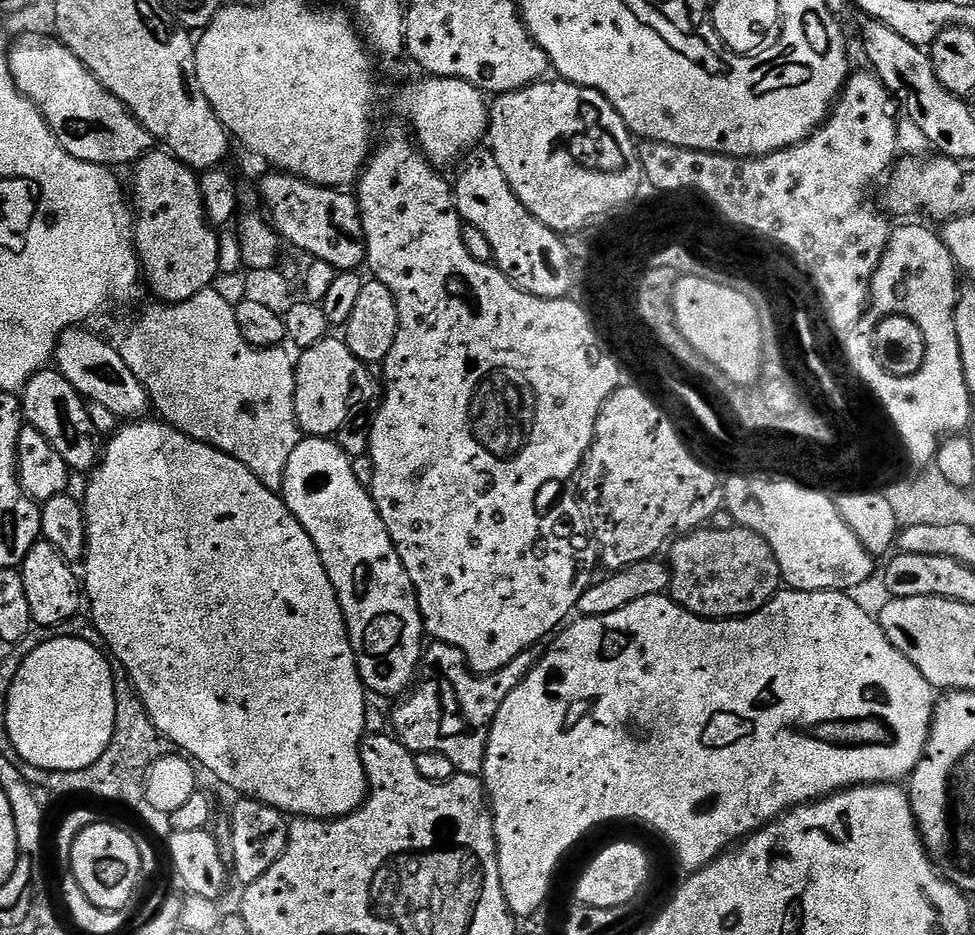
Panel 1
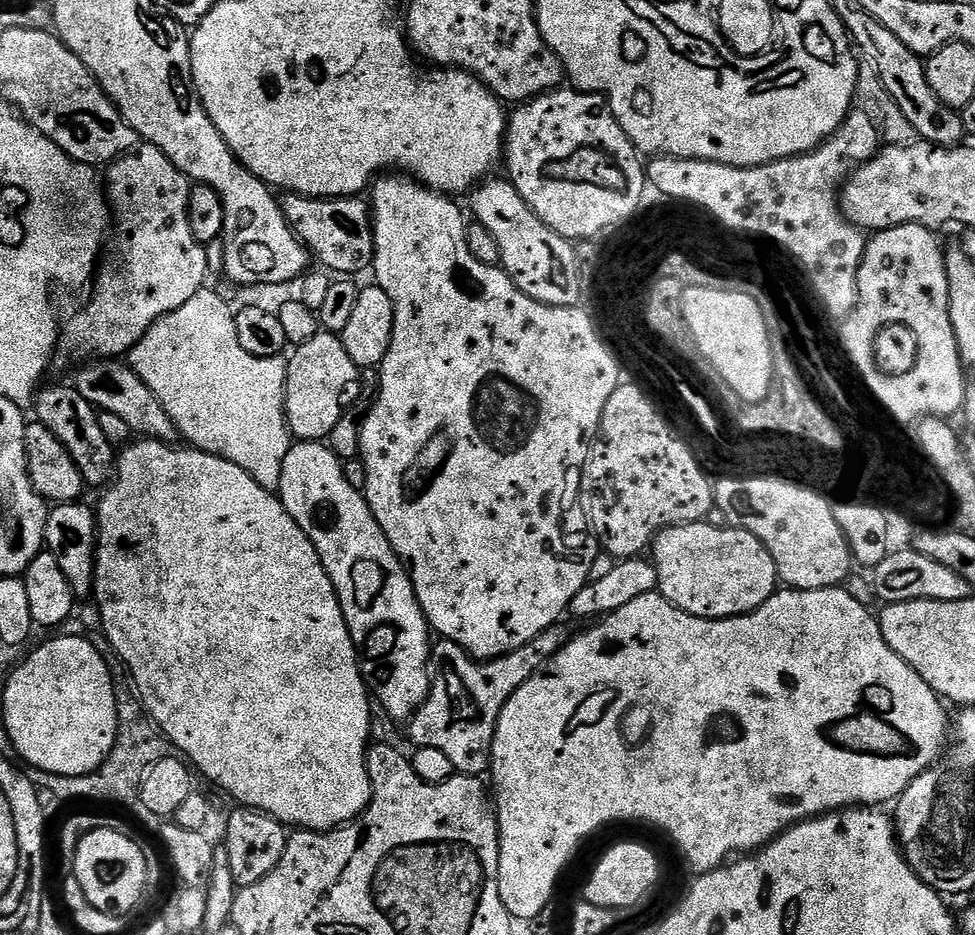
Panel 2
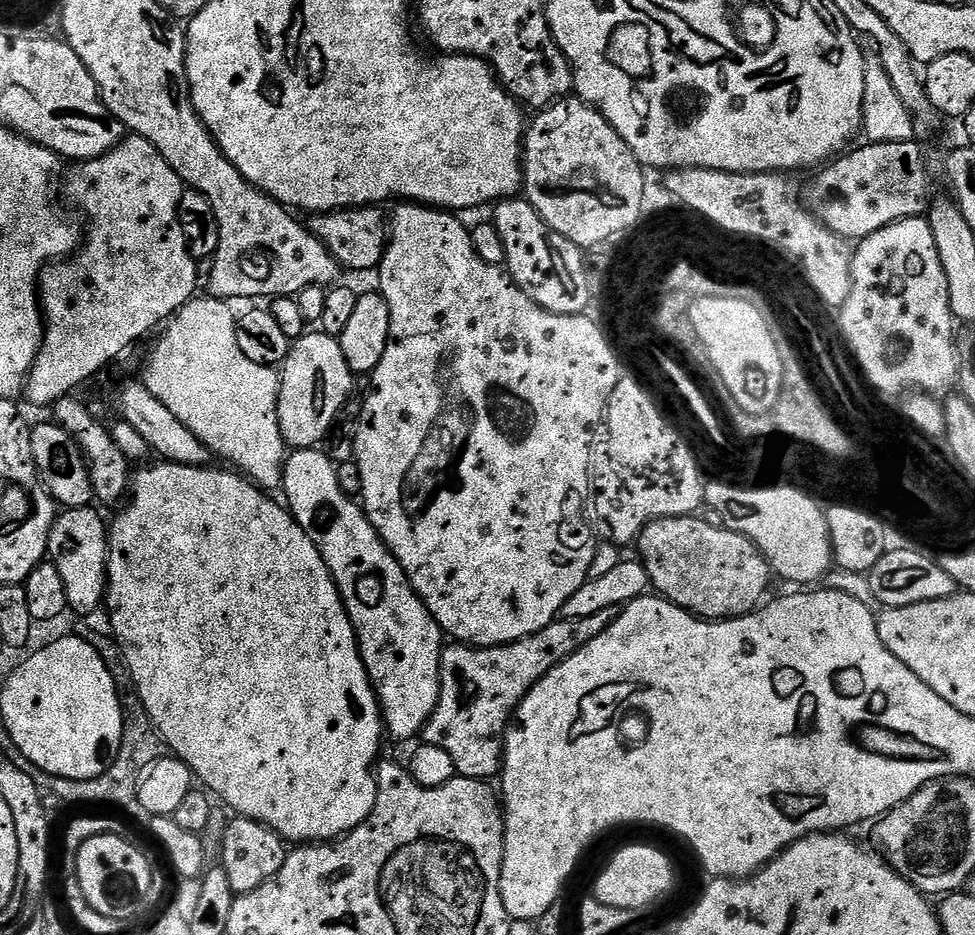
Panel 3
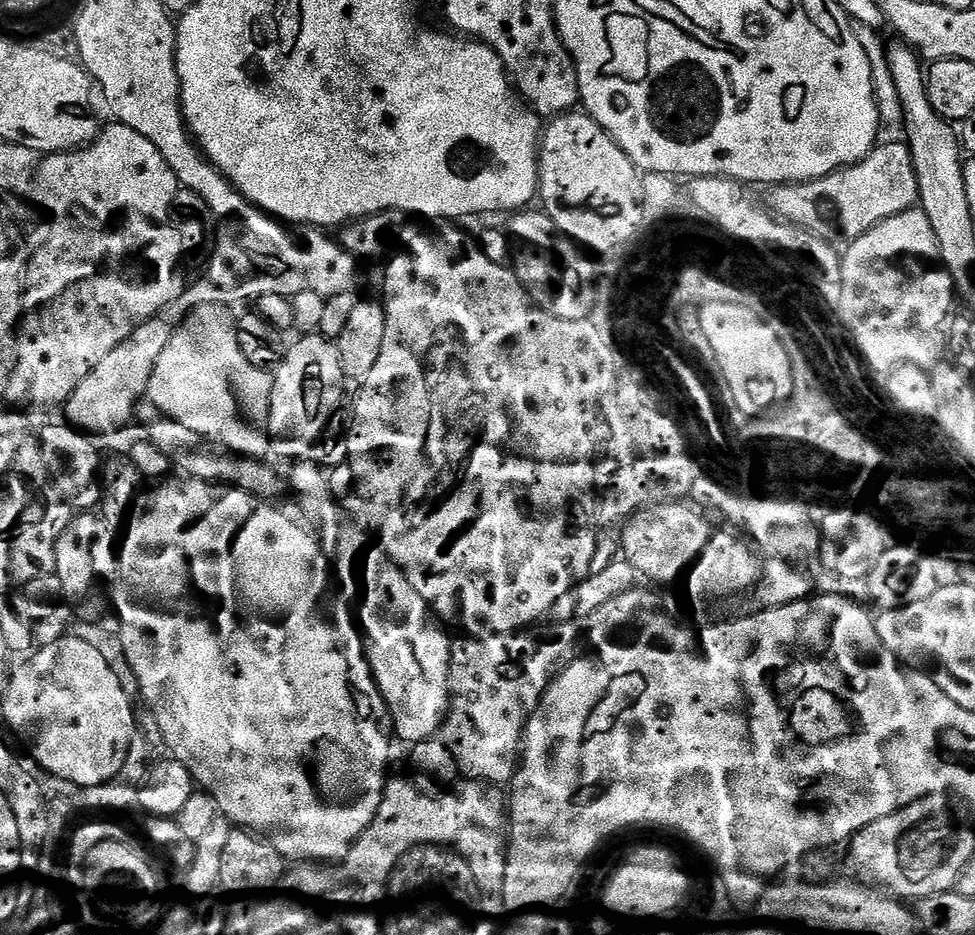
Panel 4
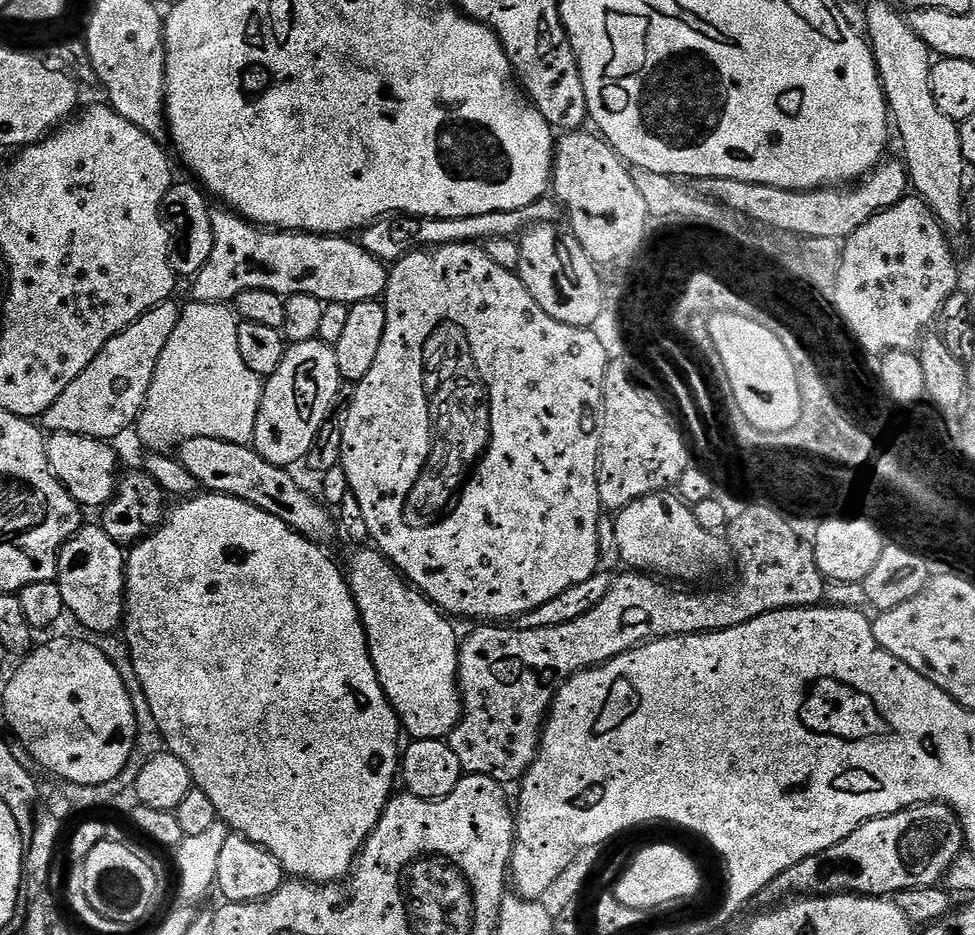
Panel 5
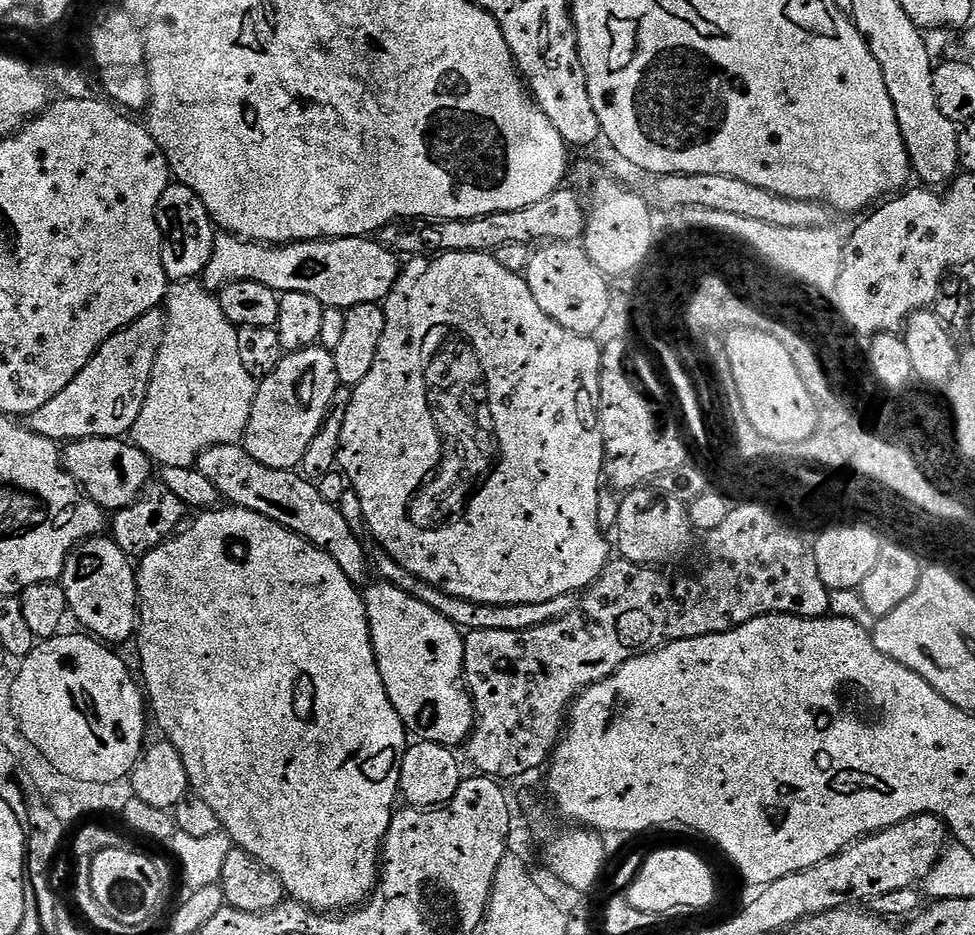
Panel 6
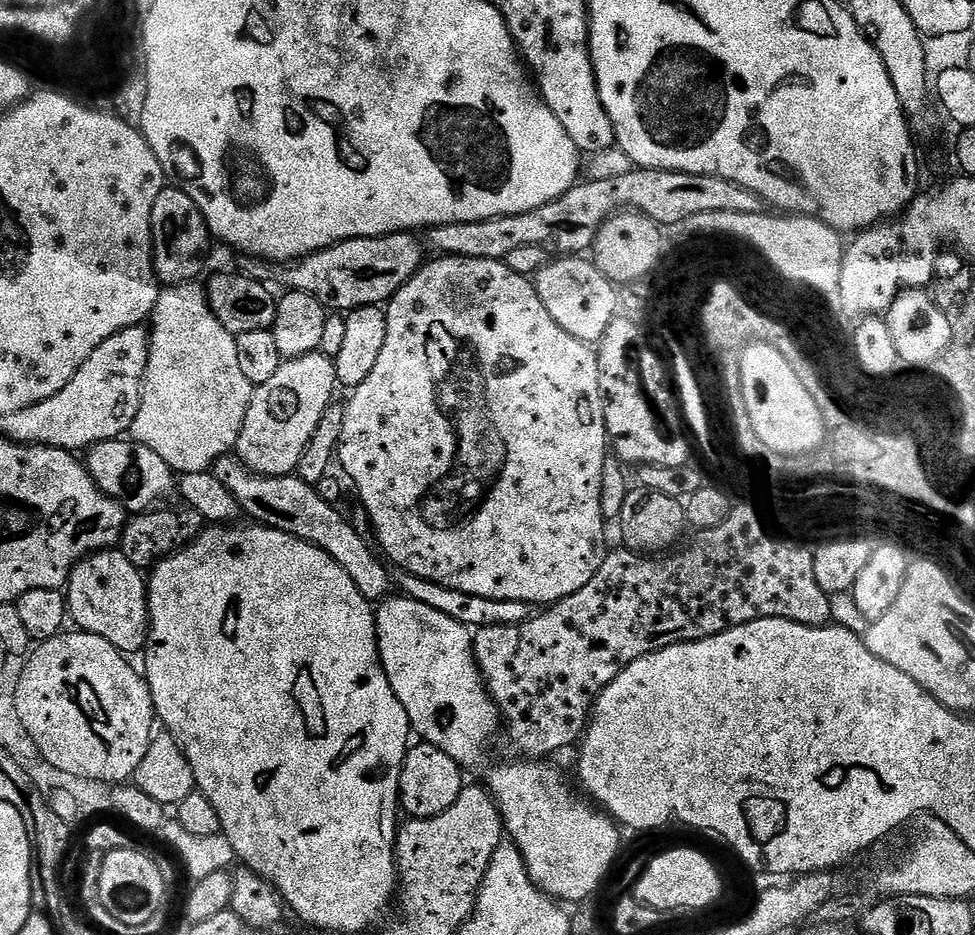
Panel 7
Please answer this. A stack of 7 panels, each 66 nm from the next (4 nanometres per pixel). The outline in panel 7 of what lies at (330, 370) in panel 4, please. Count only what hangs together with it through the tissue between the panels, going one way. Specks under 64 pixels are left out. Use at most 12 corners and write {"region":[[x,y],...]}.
{"region":[[314,351],[253,391],[235,455],[293,475],[338,392]]}

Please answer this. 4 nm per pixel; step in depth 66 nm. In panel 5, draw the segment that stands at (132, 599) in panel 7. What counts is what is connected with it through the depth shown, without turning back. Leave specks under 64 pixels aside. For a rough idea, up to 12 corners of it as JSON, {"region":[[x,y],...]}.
{"region":[[99,523],[60,547],[54,583],[92,632],[124,623],[126,552]]}

